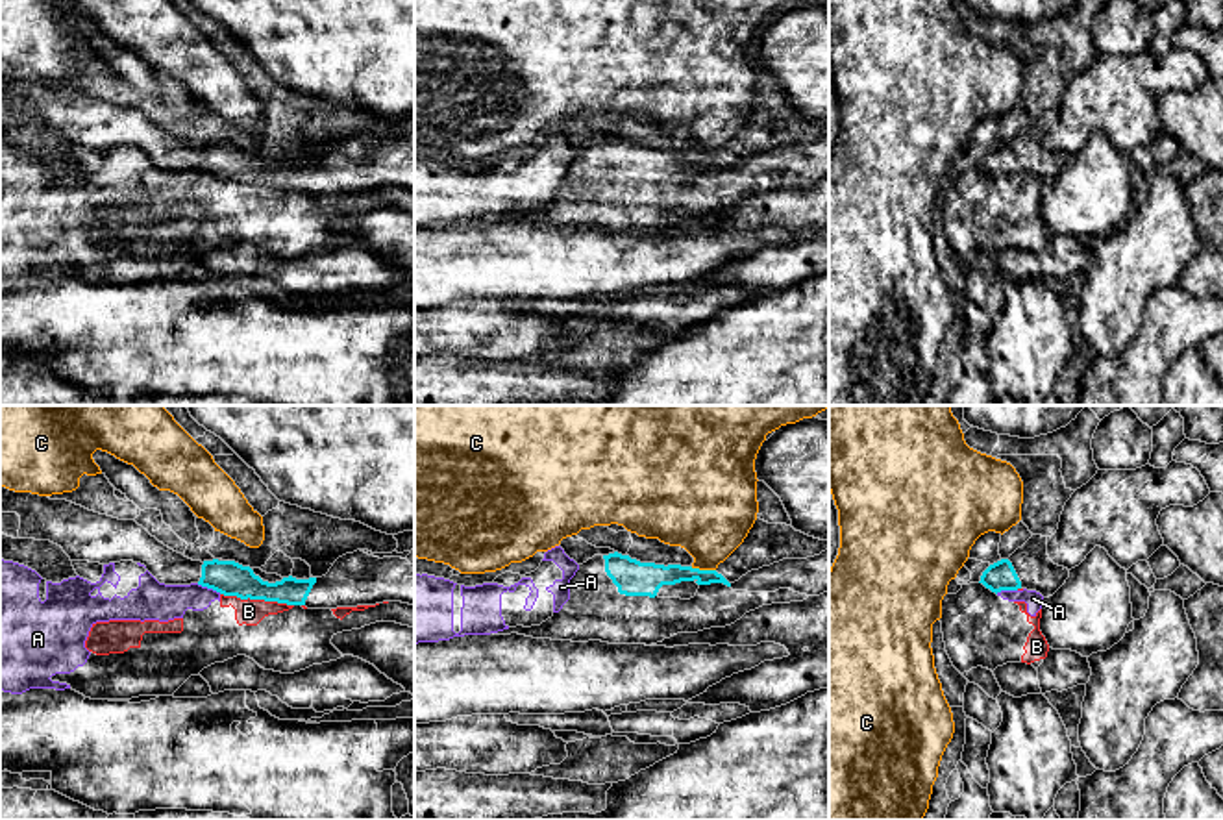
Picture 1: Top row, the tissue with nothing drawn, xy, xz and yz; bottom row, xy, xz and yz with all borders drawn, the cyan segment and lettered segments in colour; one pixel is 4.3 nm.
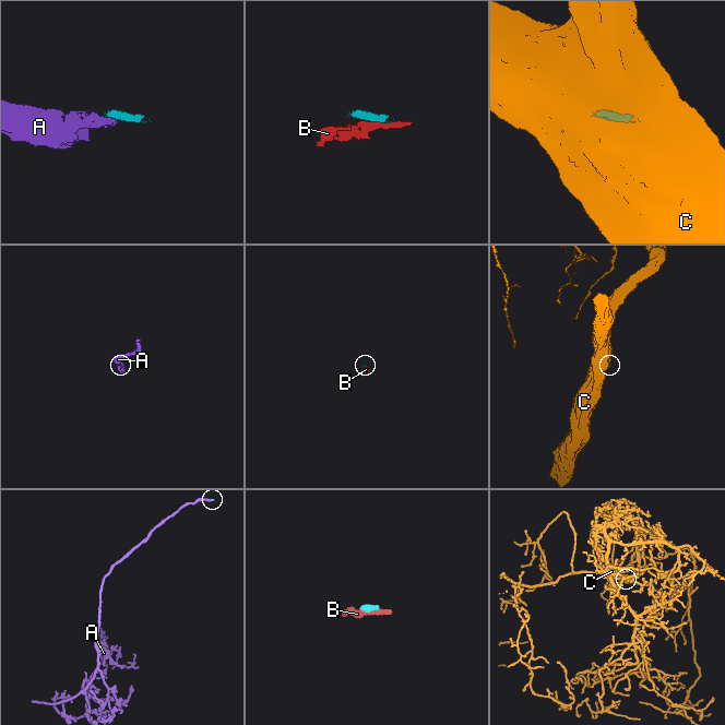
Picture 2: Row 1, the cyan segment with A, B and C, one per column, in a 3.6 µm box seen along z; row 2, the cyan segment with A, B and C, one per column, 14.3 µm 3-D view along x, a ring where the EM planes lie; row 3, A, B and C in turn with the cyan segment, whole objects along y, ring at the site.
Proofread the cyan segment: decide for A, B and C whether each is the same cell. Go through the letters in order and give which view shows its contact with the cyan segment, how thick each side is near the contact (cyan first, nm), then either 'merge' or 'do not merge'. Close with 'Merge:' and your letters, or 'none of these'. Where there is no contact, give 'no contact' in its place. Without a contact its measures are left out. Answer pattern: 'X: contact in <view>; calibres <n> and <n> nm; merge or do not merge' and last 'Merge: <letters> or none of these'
A: contact in xy; calibres 150 and 170 nm; do not merge
B: contact in xy; calibres 150 and 110 nm; do not merge
C: contact in xz; calibres 140 and 380 nm; do not merge
Merge: none of these

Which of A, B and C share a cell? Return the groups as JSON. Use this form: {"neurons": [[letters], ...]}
{"neurons": [["A", "B"], ["C"]]}

